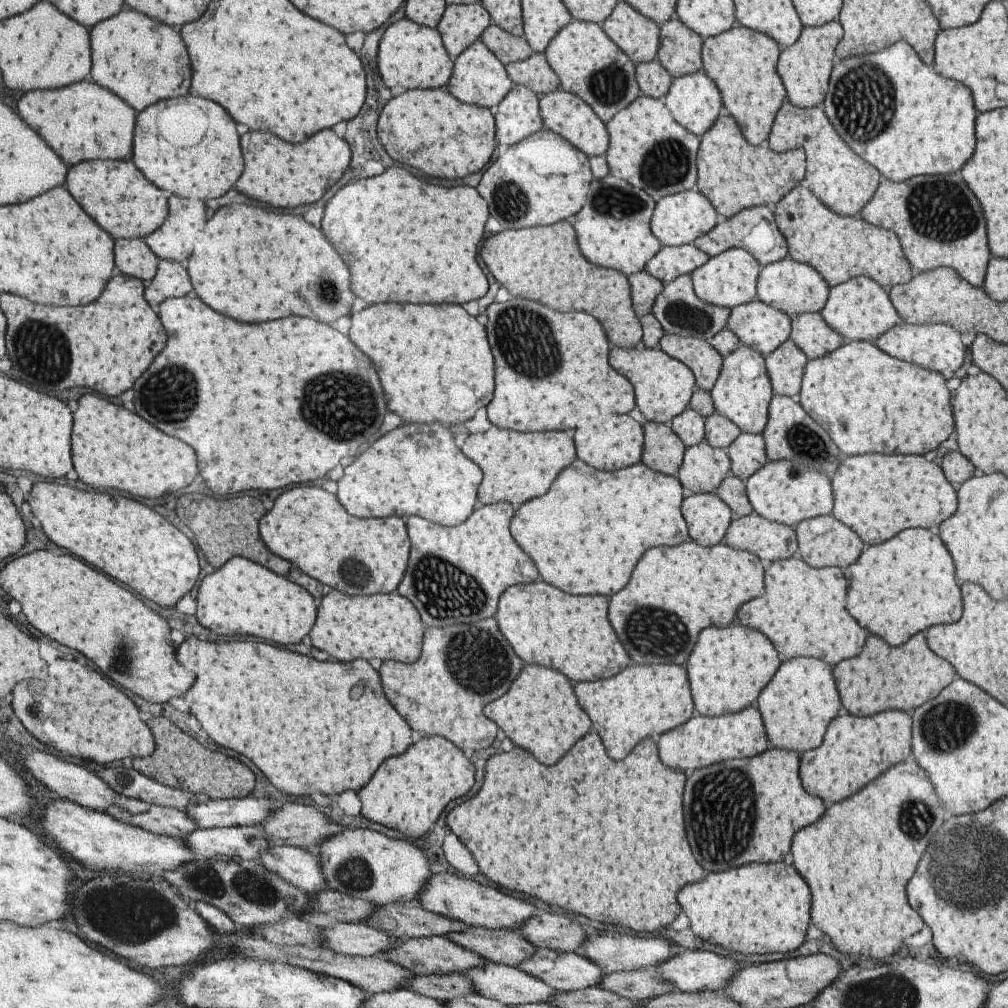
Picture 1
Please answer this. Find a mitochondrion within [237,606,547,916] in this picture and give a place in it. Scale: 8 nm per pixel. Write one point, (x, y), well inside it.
(479, 660)

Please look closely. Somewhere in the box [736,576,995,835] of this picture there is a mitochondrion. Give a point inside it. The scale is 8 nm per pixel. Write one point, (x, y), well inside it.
(946, 726)

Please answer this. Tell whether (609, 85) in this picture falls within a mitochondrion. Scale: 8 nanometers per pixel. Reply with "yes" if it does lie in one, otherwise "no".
yes

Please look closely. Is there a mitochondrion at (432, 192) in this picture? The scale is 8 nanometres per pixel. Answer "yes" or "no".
no

